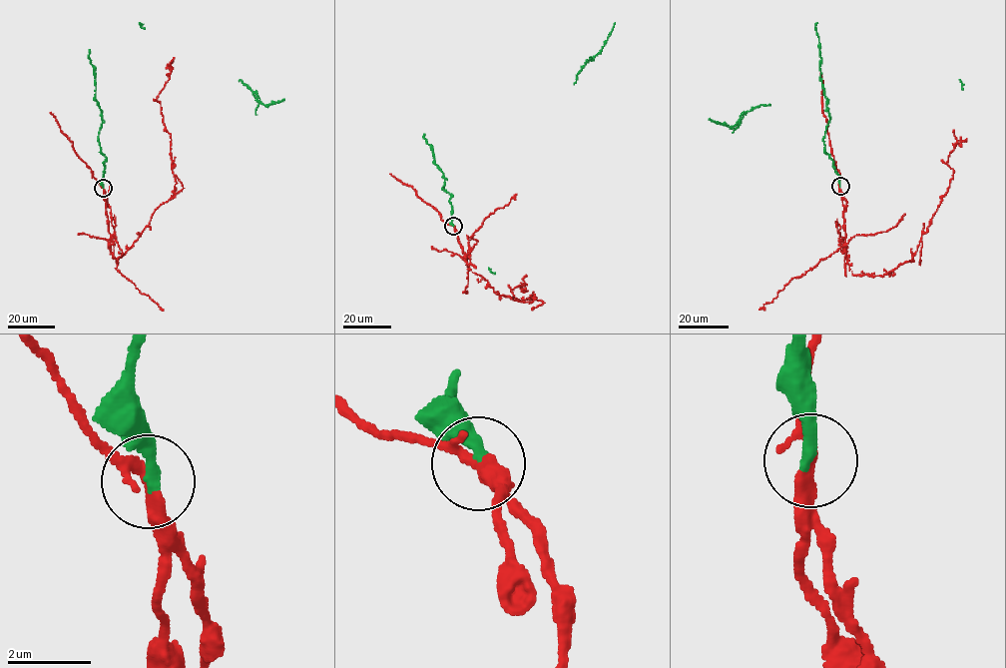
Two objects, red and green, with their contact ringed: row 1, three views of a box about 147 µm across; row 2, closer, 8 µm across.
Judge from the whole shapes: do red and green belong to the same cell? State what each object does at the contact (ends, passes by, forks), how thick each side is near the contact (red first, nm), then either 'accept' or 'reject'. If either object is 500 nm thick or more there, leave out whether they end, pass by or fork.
red forks; green ends; calibres 240 and 300 nm; reject

